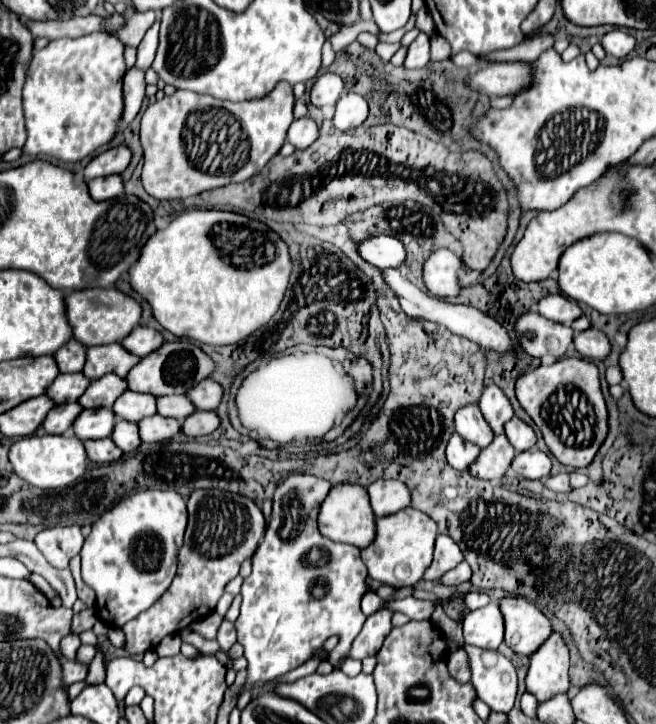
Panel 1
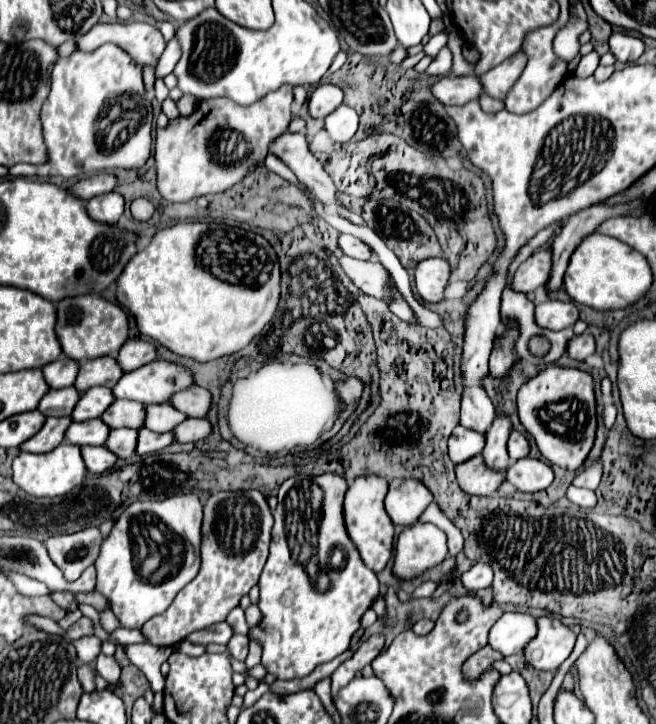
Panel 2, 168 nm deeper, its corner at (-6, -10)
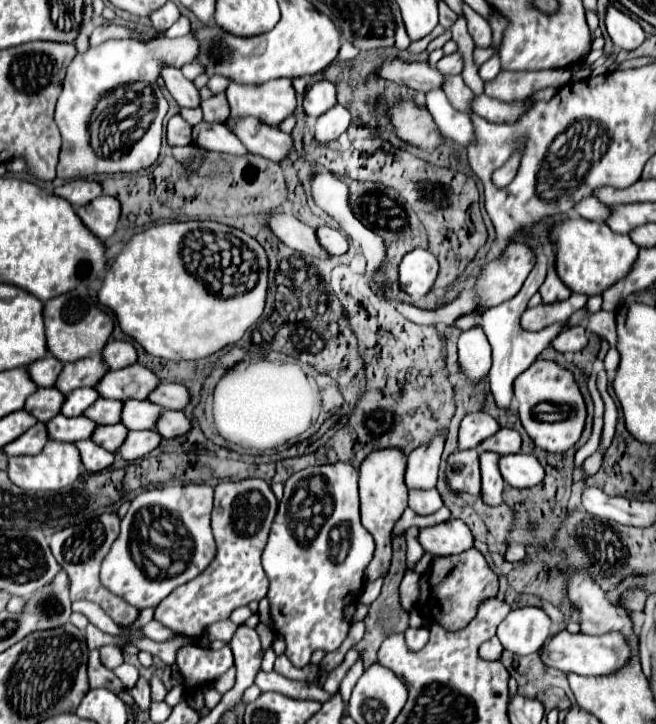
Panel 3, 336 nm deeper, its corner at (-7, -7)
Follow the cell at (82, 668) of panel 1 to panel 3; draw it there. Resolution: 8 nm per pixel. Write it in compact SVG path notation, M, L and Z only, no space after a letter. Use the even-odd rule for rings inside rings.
M99 651L89 653L89 685L91 689L105 687L113 693L121 693L125 689L123 683L113 675L113 671L103 667L103 663L99 661Z

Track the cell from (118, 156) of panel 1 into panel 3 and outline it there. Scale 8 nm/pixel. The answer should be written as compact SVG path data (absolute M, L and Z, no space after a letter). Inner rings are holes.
M75 179L75 181L69 181L61 187L57 187L53 191L55 195L63 197L65 201L69 201L73 207L77 205L87 205L89 201L93 201L95 197L101 195L101 185L97 181L87 181L87 179Z

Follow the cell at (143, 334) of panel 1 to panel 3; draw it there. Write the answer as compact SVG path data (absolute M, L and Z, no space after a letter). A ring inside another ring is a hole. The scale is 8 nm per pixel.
M109 341L101 351L107 369L123 369L137 363L137 351L129 341Z

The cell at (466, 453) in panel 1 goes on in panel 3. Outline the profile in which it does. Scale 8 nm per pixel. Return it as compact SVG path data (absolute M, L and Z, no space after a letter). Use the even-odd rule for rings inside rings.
M477 411L463 417L459 427L459 449L473 449L481 441L493 437L499 431L499 423L487 413Z

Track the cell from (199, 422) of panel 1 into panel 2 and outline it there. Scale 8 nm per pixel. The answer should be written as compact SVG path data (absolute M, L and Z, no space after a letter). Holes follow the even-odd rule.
M186 418L182 424L174 428L176 442L198 442L210 436L212 424L208 418Z

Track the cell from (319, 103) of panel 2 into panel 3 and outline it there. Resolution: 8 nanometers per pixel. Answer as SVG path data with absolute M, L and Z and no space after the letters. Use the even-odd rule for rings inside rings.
M317 81L313 83L307 93L305 93L305 101L303 101L303 109L307 113L307 117L319 117L325 111L329 111L335 103L337 103L337 91L335 85L329 81Z

